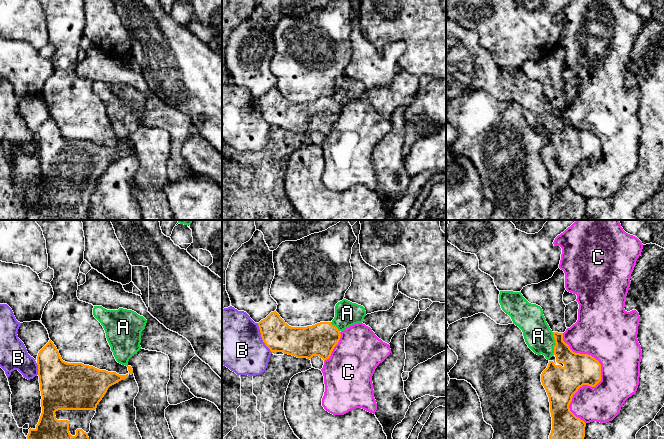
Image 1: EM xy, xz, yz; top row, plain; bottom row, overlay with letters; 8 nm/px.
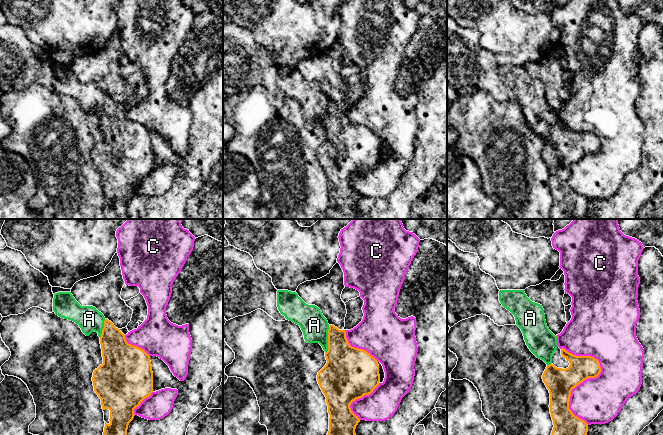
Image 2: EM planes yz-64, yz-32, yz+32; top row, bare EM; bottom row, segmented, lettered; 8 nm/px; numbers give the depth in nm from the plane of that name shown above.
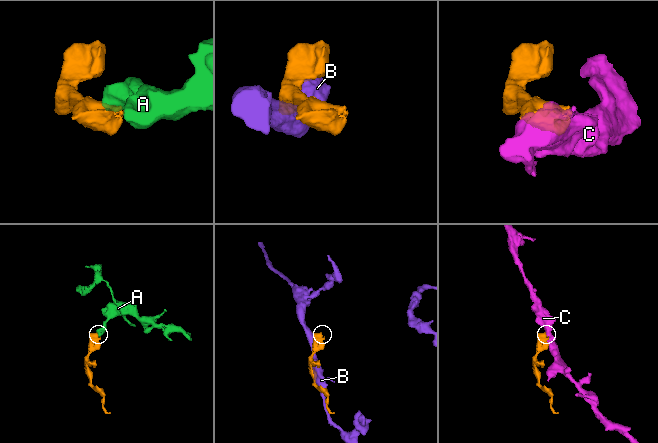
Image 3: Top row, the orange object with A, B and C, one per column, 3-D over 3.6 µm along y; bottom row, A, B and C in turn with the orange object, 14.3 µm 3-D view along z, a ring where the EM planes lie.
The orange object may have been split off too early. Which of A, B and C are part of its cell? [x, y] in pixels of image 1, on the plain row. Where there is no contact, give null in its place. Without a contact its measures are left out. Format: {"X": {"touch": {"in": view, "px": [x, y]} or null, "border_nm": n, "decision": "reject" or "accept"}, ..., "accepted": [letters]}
{"A": {"touch": {"in": "yz", "px": [556, 120]}, "border_nm": 200, "decision": "accept"}, "B": {"touch": {"in": "xz", "px": [262, 114]}, "border_nm": 260, "decision": "reject"}, "C": {"touch": {"in": "yz", "px": [600, 154]}, "border_nm": 750, "decision": "reject"}, "accepted": ["A"]}

